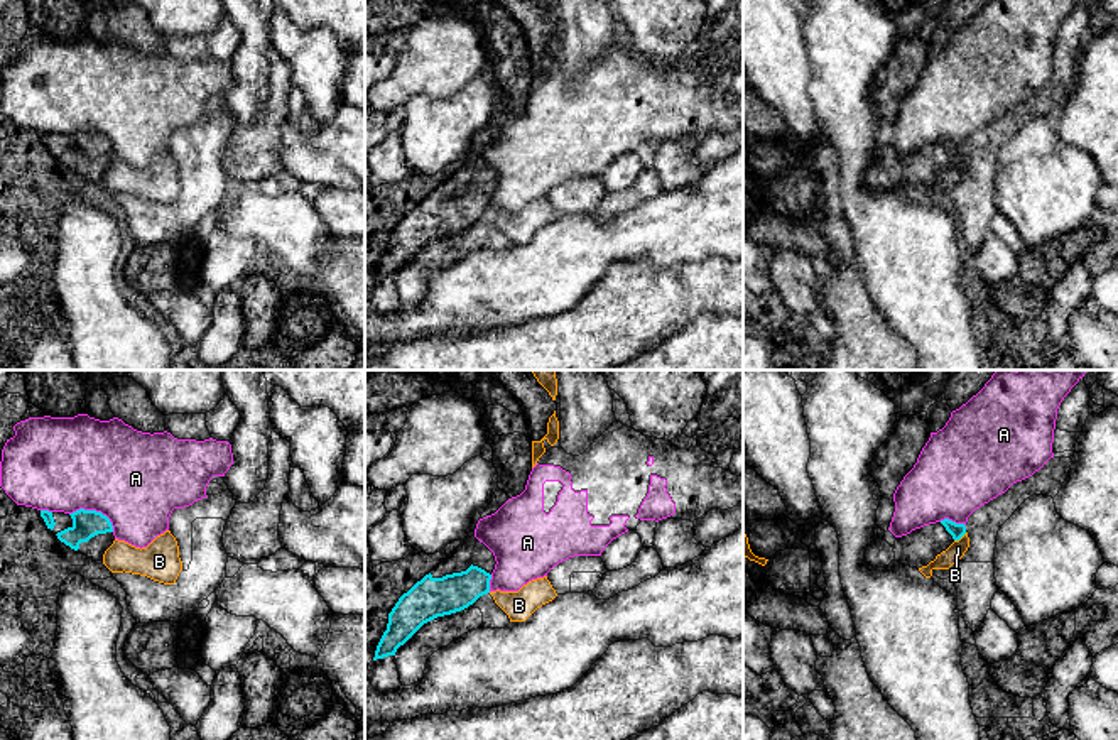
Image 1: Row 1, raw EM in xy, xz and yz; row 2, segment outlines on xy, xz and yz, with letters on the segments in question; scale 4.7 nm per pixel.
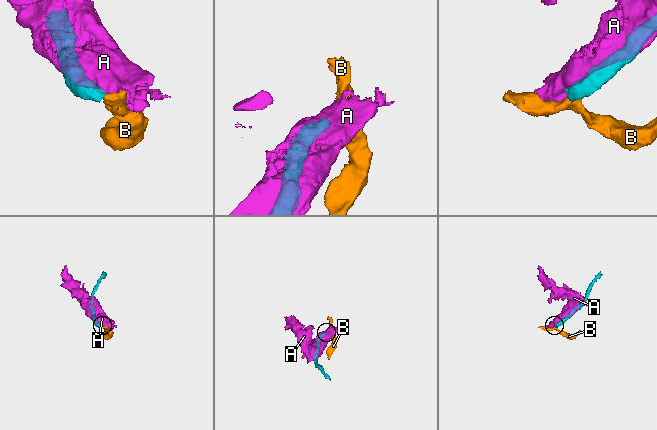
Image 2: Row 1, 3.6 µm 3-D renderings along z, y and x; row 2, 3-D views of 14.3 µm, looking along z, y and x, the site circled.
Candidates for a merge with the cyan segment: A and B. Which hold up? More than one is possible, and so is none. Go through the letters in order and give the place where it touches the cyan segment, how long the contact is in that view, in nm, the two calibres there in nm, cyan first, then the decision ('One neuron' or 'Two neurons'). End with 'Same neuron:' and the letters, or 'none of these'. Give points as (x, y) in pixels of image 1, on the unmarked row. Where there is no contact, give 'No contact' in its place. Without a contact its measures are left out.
A: Touches cyan at xy (95, 132). Shared border 240 nm. Thickness 140 nm (cyan) against 460 nm. Two neurons
B: Touches cyan at yz (960, 159). Shared border 80 nm. Thickness 70 nm (cyan) against 80 nm. Two neurons
Same neuron: none of these

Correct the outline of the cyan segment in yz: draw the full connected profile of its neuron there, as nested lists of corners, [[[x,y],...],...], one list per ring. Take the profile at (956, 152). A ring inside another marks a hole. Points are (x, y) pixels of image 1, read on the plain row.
[[[944,140],[936,145],[924,147],[907,157],[897,159],[892,169],[887,162],[876,161],[865,172],[865,182],[873,189],[885,189],[893,181],[904,188],[922,189],[946,172],[954,162],[966,155],[964,145]]]

